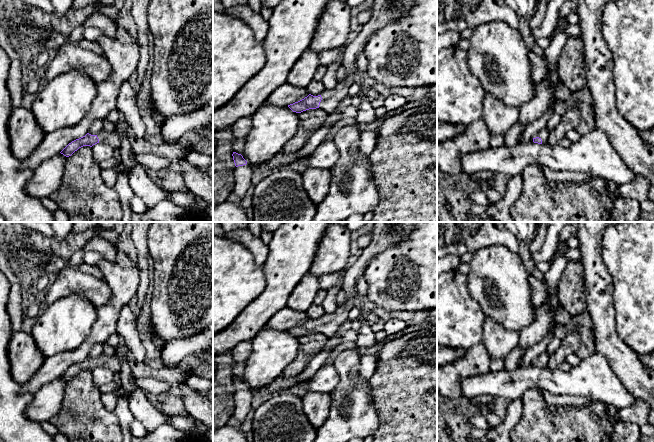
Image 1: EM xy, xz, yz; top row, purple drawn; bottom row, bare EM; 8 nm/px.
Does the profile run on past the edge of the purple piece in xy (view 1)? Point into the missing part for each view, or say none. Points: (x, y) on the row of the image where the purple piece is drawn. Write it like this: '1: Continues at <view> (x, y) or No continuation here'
1: Continues at xy (113, 139)

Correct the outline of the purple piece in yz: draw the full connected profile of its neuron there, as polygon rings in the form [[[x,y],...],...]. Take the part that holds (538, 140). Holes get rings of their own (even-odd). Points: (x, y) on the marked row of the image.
[[[545,127],[540,130],[536,135],[533,137],[533,142],[538,144],[545,144],[549,137],[549,130]]]

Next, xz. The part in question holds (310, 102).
[[[375,0],[370,20],[364,24],[359,34],[346,46],[342,57],[342,66],[346,70],[344,80],[338,82],[336,87],[324,91],[321,95],[309,94],[304,99],[288,105],[296,113],[309,109],[320,108],[328,114],[334,112],[339,103],[348,95],[349,87],[354,83],[353,73],[356,68],[356,57],[364,53],[365,46],[380,28],[383,28],[390,21],[402,18],[407,14],[416,0]]]

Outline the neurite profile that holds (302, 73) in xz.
[[[307,49],[291,68],[287,76],[287,83],[295,87],[307,87],[314,80],[319,66],[319,53]]]

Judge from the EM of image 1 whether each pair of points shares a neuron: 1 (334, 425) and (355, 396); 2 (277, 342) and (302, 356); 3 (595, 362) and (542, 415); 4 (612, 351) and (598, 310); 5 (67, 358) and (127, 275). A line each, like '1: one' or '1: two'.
1: one
2: two
3: two
4: one
5: one

